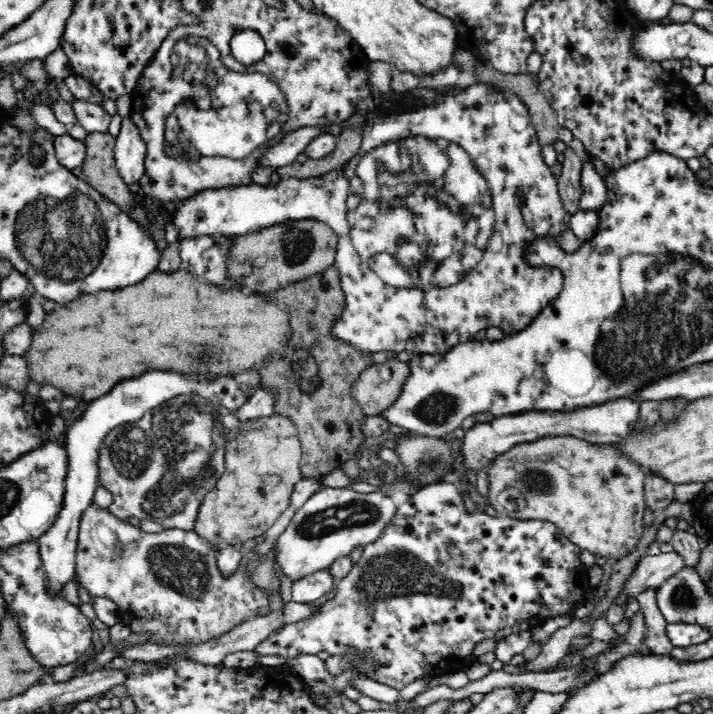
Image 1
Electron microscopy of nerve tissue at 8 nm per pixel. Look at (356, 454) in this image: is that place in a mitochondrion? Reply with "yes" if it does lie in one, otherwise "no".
no

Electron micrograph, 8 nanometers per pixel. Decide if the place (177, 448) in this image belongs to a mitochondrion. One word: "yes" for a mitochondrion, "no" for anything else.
yes

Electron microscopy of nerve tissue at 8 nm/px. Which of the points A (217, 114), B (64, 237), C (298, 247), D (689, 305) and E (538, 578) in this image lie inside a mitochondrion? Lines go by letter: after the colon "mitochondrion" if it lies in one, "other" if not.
A: mitochondrion
B: mitochondrion
C: mitochondrion
D: mitochondrion
E: other

